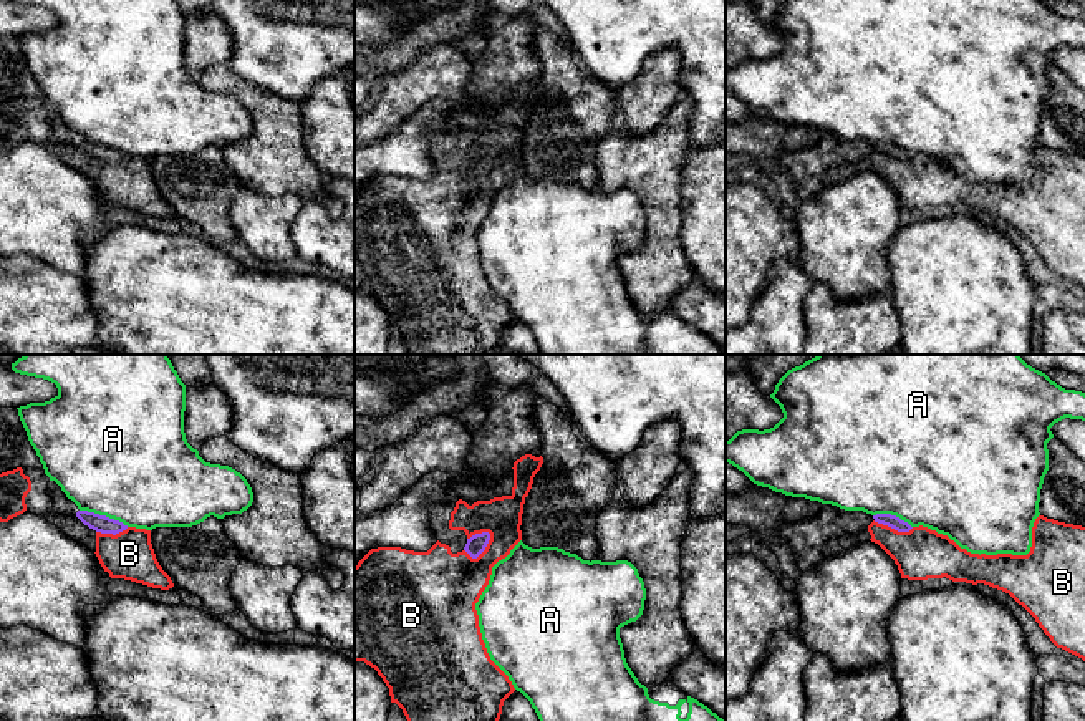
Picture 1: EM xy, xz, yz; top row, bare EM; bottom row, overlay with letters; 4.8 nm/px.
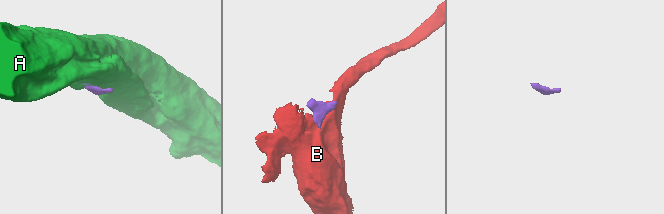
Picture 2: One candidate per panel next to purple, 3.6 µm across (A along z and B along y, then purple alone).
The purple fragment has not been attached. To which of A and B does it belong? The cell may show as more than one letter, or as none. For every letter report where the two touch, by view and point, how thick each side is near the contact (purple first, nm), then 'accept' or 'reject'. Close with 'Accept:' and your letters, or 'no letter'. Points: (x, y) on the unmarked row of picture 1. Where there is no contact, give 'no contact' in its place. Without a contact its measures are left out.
A: xy (105, 145) | 90/500 nm | reject
B: xz (486, 174) | 90/300 nm | reject
Accept: no letter

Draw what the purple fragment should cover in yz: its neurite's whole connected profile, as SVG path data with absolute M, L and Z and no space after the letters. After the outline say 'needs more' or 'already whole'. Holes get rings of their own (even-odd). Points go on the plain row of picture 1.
M823 133L817 144L782 152L770 166L782 166L790 174L800 202L805 202L823 186L822 177L827 169L865 159L873 149L898 161L913 157L908 151L891 143L871 144L863 139L845 139Z; needs more

